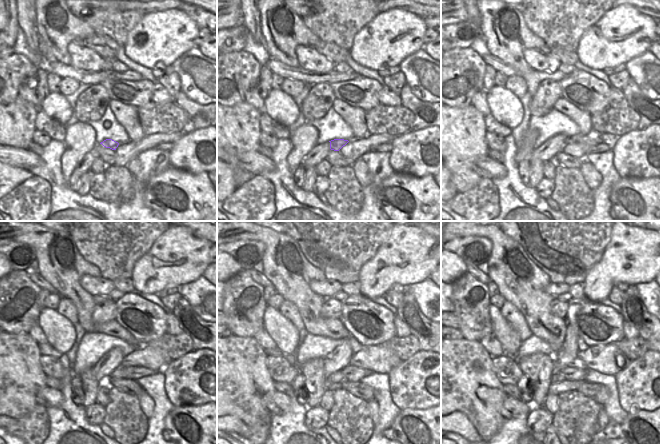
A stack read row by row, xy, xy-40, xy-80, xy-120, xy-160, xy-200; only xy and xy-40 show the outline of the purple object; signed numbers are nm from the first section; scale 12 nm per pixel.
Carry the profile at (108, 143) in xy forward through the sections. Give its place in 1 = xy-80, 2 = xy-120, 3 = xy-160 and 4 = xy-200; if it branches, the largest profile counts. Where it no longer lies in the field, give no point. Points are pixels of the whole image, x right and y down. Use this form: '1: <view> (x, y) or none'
1: xy-80 (593, 134)
2: xy-120 (155, 359)
3: xy-160 (381, 359)
4: xy-200 (608, 359)

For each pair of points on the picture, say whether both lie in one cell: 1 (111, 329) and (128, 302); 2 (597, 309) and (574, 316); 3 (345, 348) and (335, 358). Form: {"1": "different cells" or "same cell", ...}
{"1": "different cells", "2": "same cell", "3": "same cell"}

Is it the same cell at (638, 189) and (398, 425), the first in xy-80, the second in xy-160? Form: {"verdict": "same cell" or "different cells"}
{"verdict": "same cell"}

